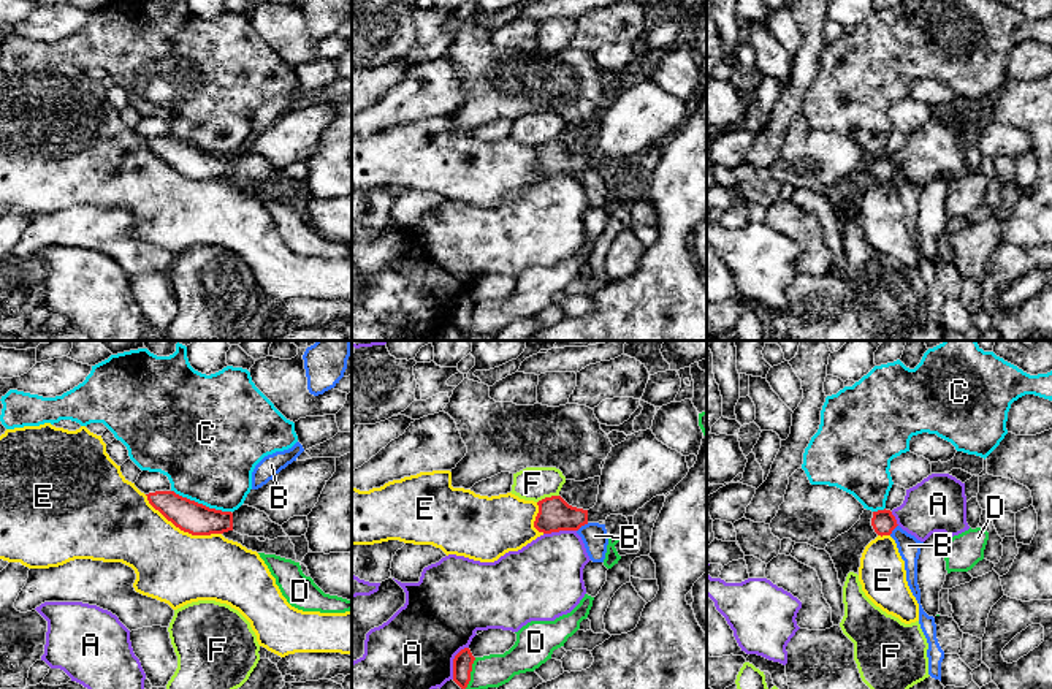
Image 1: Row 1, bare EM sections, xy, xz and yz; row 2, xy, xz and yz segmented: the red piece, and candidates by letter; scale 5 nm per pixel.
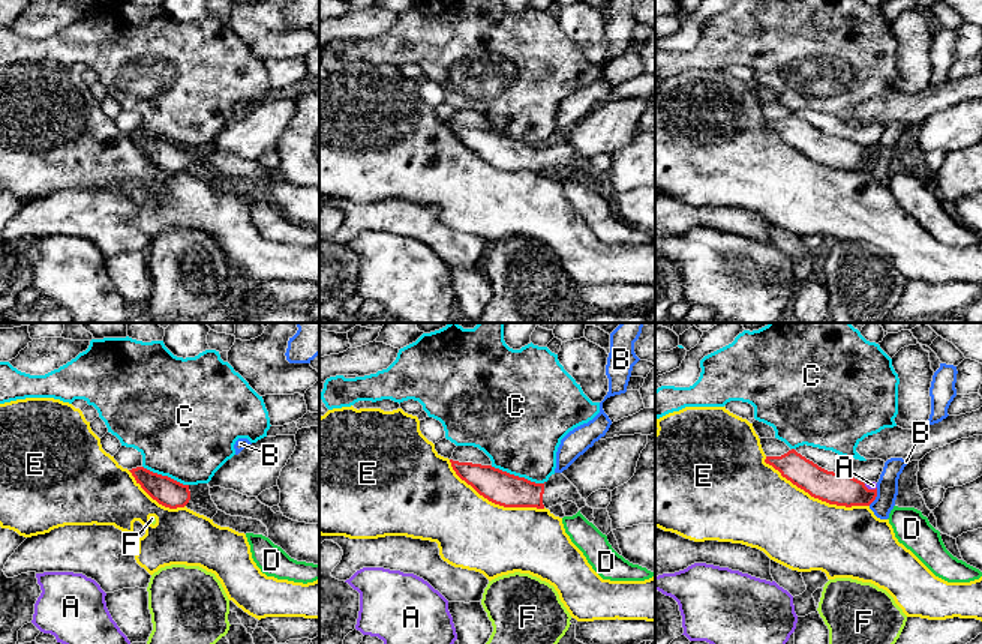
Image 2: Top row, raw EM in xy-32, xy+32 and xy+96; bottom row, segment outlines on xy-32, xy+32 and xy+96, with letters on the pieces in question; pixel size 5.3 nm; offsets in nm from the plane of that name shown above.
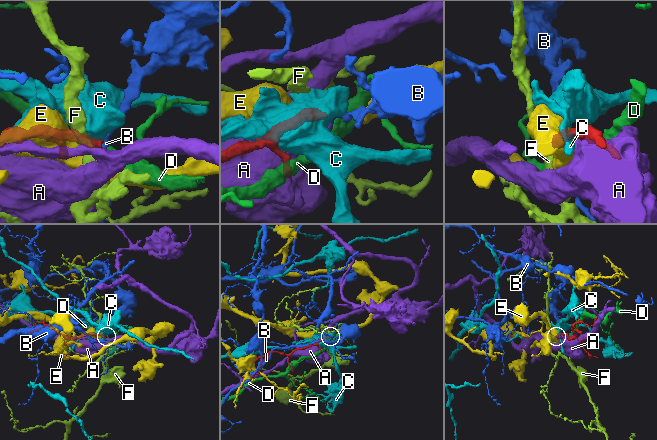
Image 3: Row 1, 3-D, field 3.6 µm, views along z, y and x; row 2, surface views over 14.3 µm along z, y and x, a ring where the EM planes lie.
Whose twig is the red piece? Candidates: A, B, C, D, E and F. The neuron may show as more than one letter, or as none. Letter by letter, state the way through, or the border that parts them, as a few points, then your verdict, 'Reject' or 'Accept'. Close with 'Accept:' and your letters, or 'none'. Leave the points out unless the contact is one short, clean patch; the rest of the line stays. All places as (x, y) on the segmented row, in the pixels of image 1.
A: Reject
B: Boundary: xz (588, 523), (577, 531). Reject
C: Boundary: xy (171, 490), (209, 507), (230, 512). Reject
D: Boundary: xz (476, 658), (471, 667), (471, 680), (465, 688). Reject
E: Reject
F: Boundary: xz (558, 494), (542, 498), (537, 502). Reject
Accept: none

